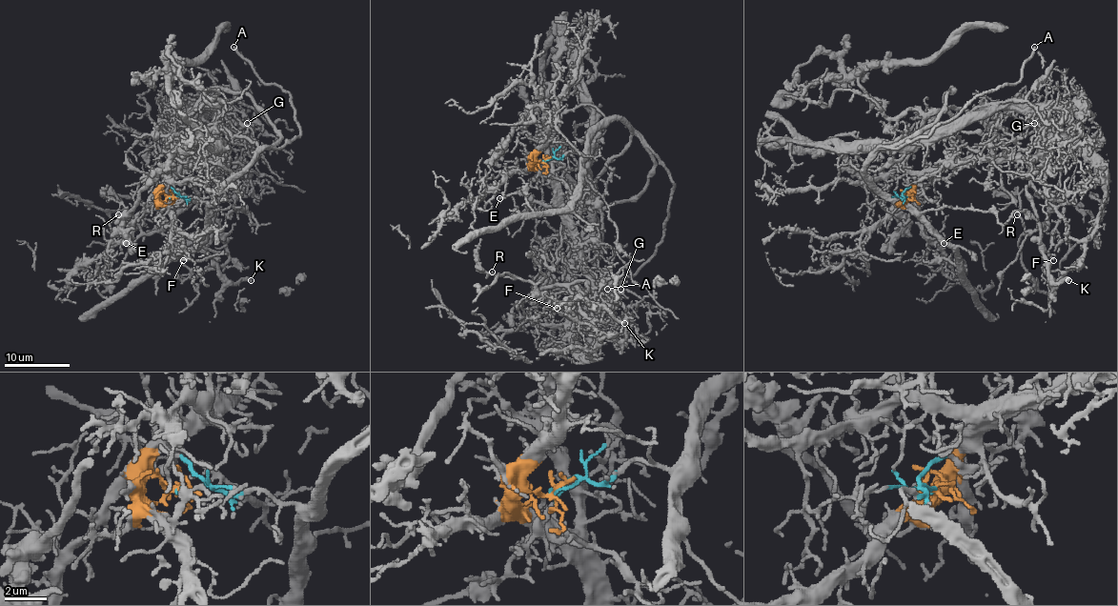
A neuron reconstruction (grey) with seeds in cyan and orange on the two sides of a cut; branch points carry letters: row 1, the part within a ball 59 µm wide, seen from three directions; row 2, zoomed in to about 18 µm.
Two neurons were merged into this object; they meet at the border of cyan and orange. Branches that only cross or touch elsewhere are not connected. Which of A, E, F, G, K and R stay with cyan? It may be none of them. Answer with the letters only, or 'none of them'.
A, K, R

